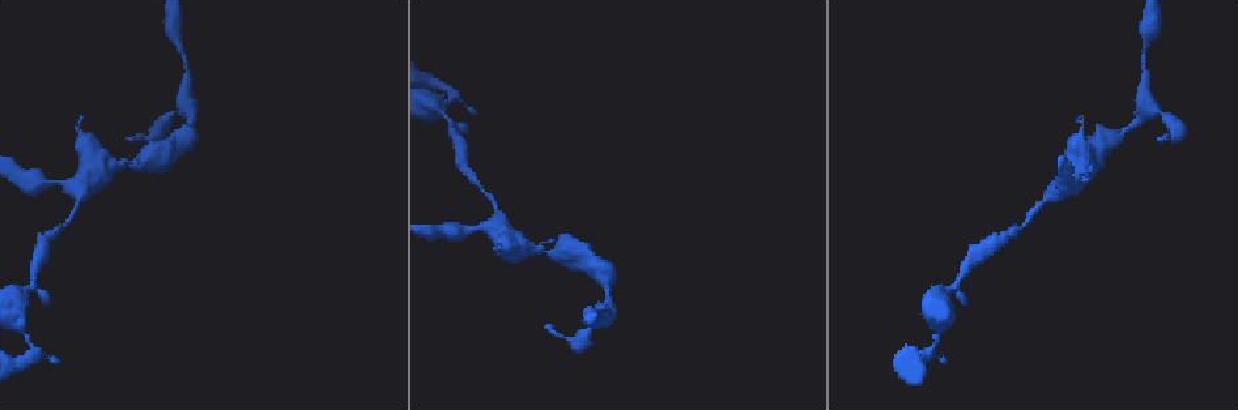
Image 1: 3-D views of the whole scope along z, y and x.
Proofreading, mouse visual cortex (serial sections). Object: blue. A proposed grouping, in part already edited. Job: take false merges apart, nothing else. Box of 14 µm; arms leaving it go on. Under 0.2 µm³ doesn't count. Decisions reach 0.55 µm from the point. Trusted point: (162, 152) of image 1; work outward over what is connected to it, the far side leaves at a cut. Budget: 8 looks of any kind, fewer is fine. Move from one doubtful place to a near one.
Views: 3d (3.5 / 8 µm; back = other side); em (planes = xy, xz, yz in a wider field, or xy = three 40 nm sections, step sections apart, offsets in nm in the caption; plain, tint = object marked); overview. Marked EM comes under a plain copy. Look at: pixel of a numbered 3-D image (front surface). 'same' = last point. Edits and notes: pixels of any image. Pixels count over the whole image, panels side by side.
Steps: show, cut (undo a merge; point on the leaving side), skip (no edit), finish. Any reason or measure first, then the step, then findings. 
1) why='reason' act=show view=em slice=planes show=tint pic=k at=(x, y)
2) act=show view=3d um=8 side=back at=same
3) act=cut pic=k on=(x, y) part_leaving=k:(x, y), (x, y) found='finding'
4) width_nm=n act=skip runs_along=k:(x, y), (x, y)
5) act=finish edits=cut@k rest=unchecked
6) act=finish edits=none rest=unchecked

why='a narrow waist' act=show view=3d um=3.5 pic=1 at=(1051, 199)

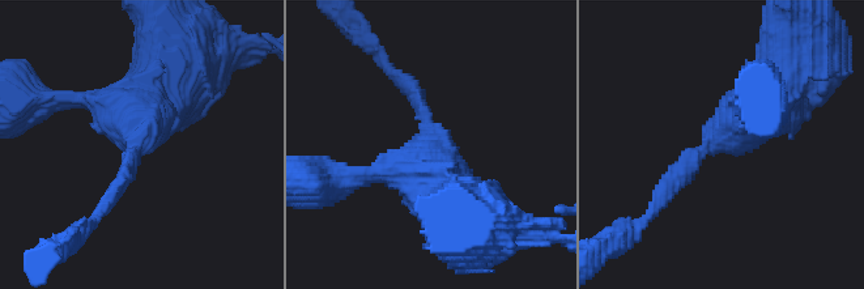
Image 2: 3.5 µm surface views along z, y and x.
act=show view=em slice=planes show=tint pic=2 at=(139, 138)

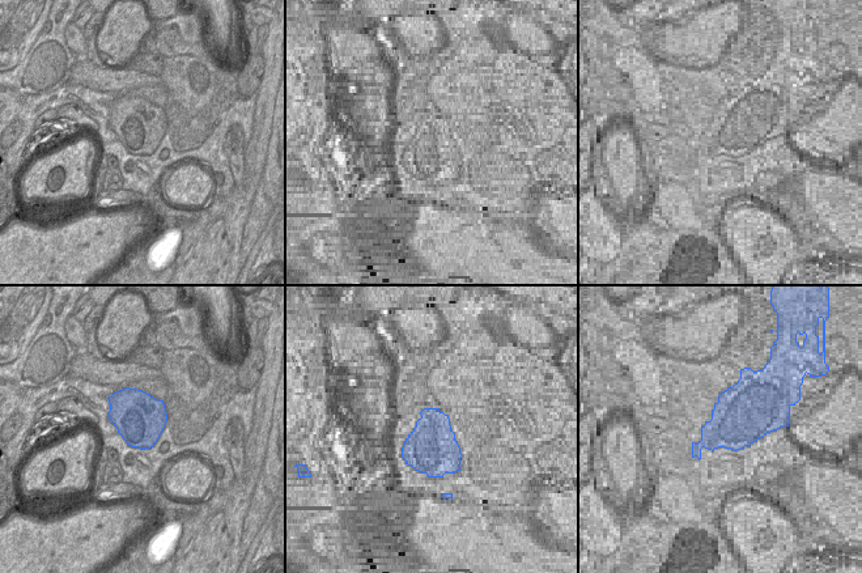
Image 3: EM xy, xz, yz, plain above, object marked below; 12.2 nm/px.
act=skip runs_along=2:(790, 60), (774, 96), (686, 168) found='one cell here'

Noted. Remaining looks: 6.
why='calibre changes' act=show view=em slice=xy step=3 show=tint pic=1 at=(188, 83)

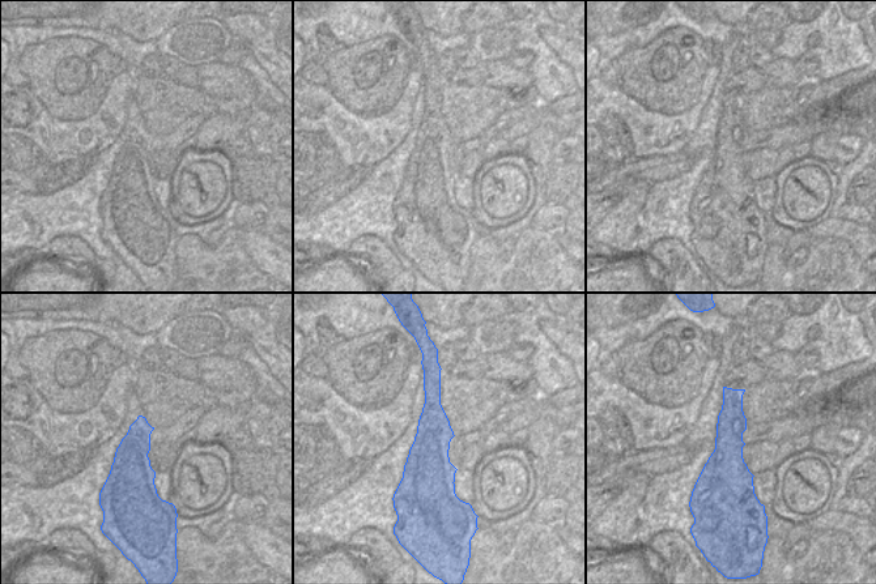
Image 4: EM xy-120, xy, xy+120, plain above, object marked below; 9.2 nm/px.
why='wider look' act=show view=3d um=3.5 at=same

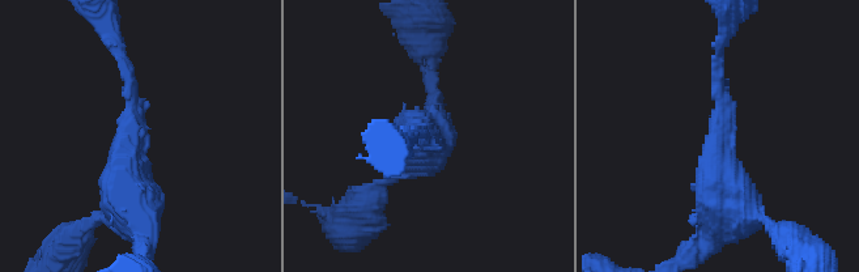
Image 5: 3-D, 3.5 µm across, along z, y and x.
act=skip runs_along=5:(137, 220), (126, 187), (130, 75), (117, 47) found='all the same cell'

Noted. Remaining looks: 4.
why='calibre changes' act=show view=3d um=8 pic=1 at=(428, 83)

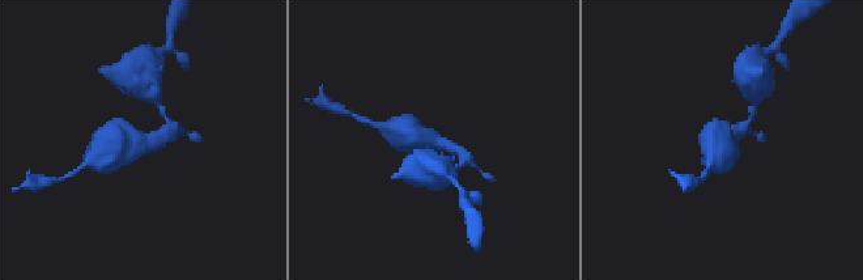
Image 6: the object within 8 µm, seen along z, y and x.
why='now the EM' act=show view=em slice=xy step=3 show=tint pic=6 at=(432, 144)

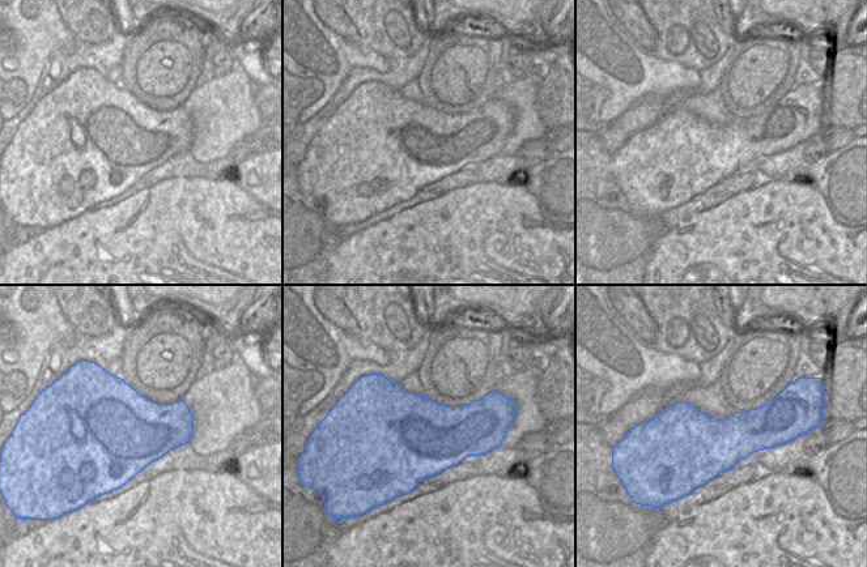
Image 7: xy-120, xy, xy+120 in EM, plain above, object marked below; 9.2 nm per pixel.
width_nm=850 act=skip runs_along=6:(464, 155), (416, 139), (416, 119) found='one cell here'

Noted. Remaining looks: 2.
act=finish edits=none rest=unchecked

